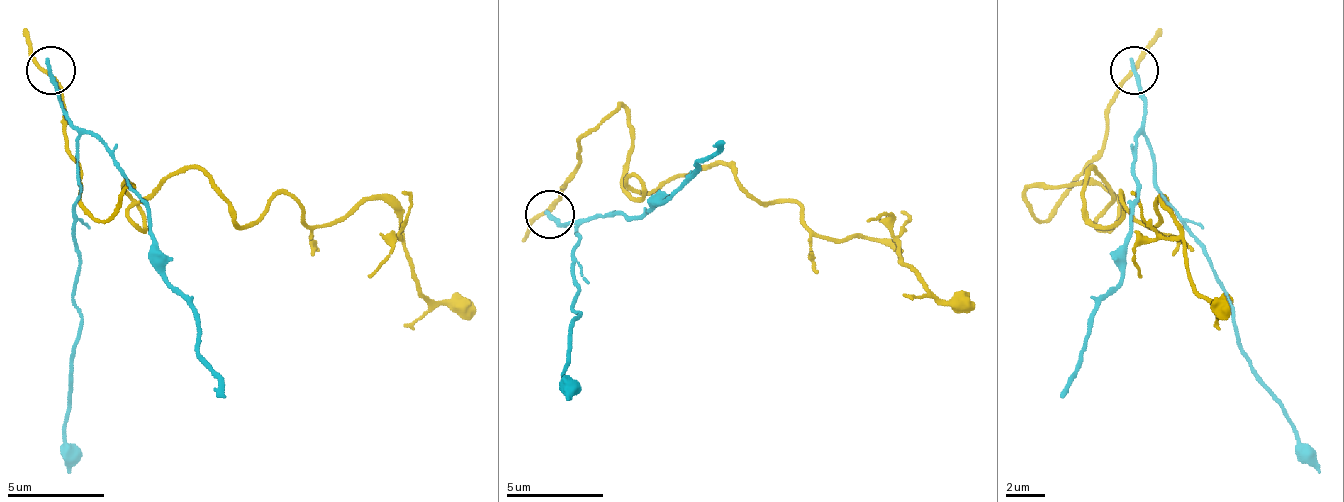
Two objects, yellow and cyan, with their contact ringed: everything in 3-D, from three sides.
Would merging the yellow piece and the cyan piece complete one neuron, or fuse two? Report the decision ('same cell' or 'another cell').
another cell

